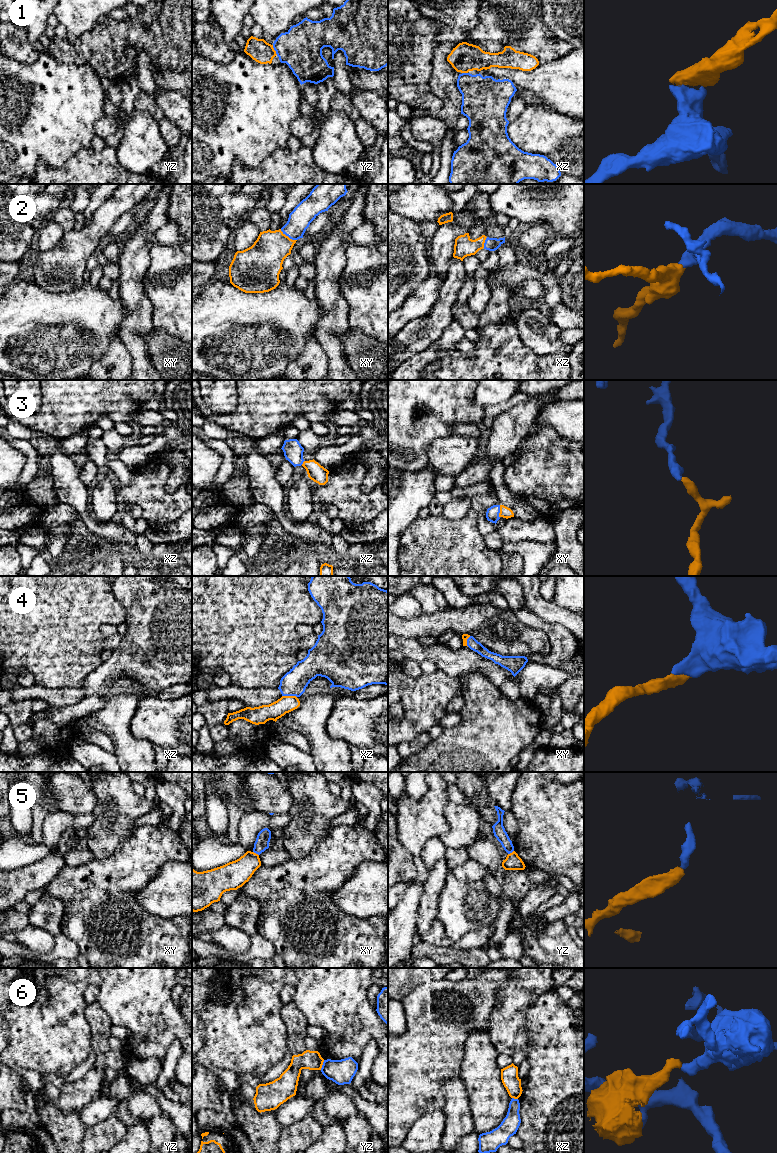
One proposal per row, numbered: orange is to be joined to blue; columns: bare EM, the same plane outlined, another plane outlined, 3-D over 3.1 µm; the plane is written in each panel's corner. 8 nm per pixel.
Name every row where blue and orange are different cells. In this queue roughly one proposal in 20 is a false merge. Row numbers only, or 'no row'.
5, 6

